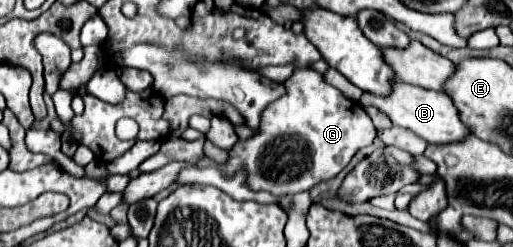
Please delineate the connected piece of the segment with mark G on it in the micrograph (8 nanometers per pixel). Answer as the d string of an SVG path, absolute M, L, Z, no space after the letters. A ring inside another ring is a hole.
M310 67L294 69L282 85L286 93L262 111L256 133L238 141L238 145L230 149L224 165L210 159L198 161L198 165L192 167L216 167L226 177L244 169L248 189L282 197L308 191L314 185L336 177L358 149L374 141L374 125L362 105L346 99L338 89L328 85L318 71Z

